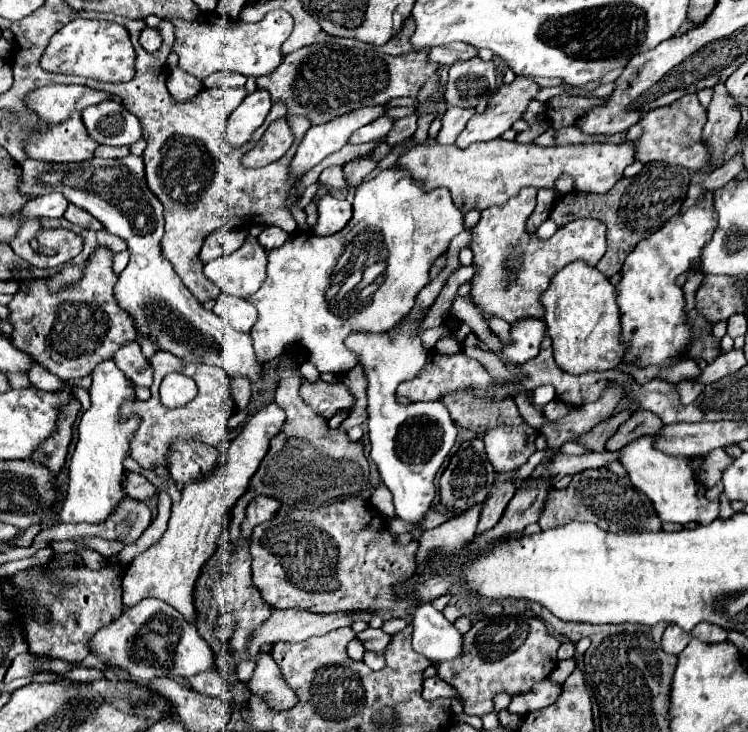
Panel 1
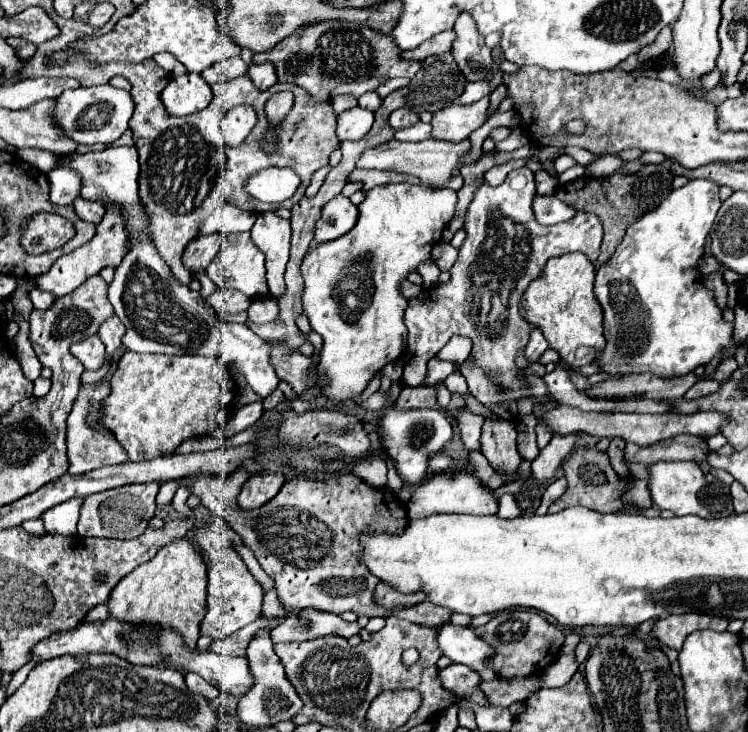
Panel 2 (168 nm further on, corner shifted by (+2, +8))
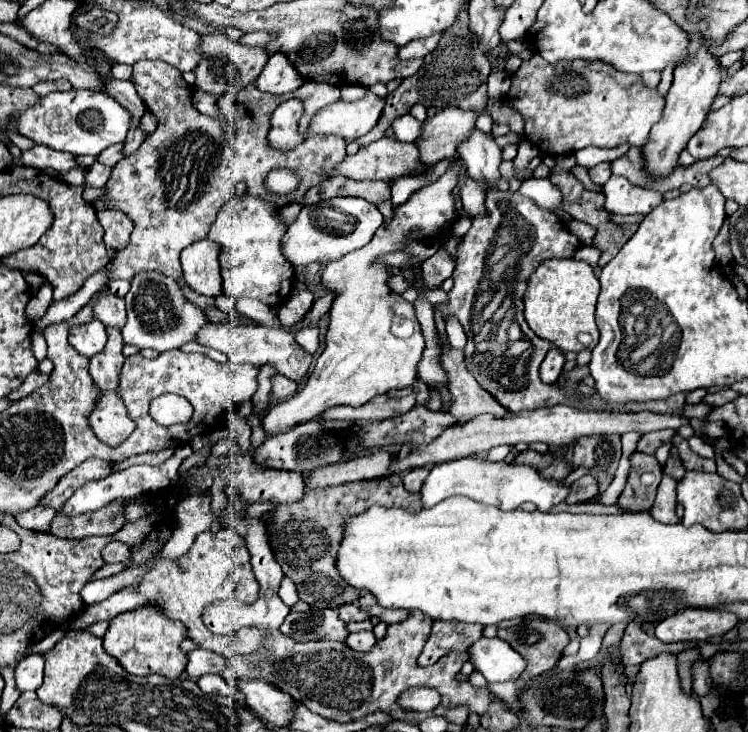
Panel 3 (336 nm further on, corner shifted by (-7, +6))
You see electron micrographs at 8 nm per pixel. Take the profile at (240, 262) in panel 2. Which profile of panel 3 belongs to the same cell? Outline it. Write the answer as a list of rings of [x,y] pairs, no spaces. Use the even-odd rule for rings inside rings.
[[[249,193],[245,195],[233,195],[217,213],[217,221],[213,223],[207,239],[213,239],[219,247],[221,247],[221,275],[223,275],[223,291],[233,297],[233,299],[241,299],[241,297],[253,297],[269,307],[279,307],[291,293],[293,287],[293,265],[289,265],[289,261],[285,261],[285,257],[281,257],[281,237],[285,233],[285,225],[281,223],[279,215],[277,215],[277,205],[259,197],[253,197]]]

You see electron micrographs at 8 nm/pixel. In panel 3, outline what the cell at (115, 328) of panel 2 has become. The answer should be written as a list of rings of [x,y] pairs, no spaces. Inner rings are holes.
[[[97,293],[93,299],[93,313],[103,325],[125,325],[125,299],[107,293]]]

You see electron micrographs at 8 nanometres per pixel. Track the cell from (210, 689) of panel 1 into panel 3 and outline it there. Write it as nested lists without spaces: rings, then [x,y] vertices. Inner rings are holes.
[[[205,675],[197,681],[197,685],[201,687],[203,693],[221,693],[221,695],[231,695],[235,689],[223,675]]]

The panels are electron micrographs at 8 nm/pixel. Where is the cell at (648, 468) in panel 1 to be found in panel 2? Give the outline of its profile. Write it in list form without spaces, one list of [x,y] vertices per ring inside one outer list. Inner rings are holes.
[[[660,461],[654,465],[648,465],[648,489],[652,495],[654,505],[660,509],[668,509],[674,515],[698,515],[704,519],[712,517],[724,517],[730,515],[732,509],[732,497],[730,487],[722,485],[714,475],[702,473],[702,469],[696,463],[678,463],[678,461]]]

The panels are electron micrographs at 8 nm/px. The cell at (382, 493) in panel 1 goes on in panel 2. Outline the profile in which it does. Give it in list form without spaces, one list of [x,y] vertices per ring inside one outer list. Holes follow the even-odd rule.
[[[362,459],[360,463],[354,465],[352,473],[358,475],[360,479],[364,479],[368,485],[382,489],[386,487],[388,479],[386,479],[386,461],[384,459]]]

